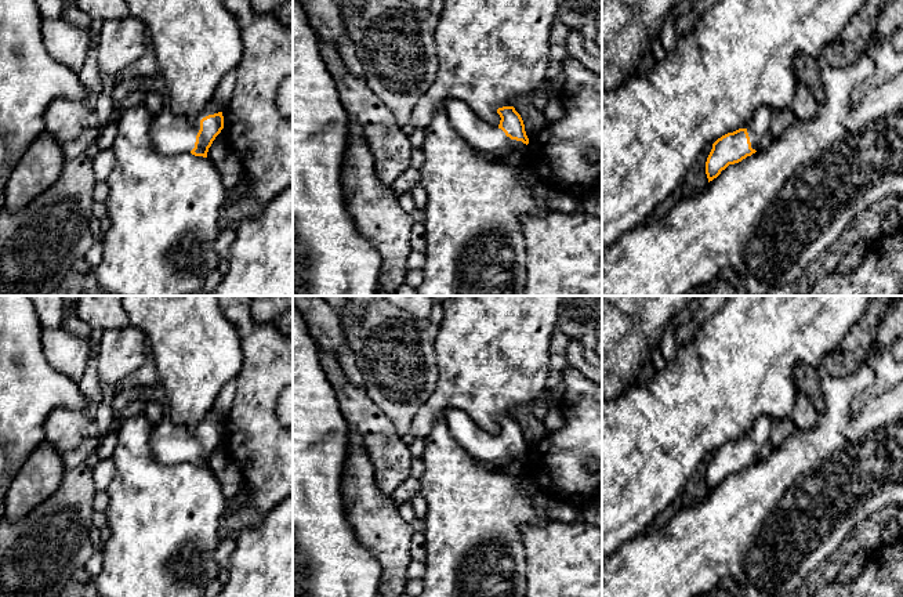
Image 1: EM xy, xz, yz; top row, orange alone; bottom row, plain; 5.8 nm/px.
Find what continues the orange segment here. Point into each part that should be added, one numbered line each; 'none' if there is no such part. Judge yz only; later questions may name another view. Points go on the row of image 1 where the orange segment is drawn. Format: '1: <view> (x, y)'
1: yz (760, 125)

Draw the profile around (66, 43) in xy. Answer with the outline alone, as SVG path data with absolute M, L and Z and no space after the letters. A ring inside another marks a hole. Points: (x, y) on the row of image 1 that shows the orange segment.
M59 15L43 19L41 37L51 58L72 72L81 70L90 47L90 37L83 28L69 23Z

